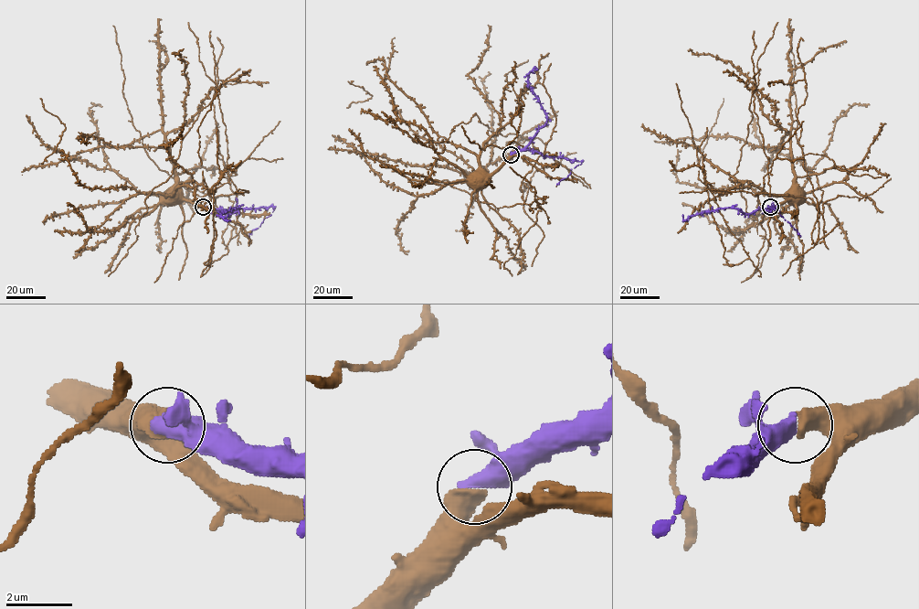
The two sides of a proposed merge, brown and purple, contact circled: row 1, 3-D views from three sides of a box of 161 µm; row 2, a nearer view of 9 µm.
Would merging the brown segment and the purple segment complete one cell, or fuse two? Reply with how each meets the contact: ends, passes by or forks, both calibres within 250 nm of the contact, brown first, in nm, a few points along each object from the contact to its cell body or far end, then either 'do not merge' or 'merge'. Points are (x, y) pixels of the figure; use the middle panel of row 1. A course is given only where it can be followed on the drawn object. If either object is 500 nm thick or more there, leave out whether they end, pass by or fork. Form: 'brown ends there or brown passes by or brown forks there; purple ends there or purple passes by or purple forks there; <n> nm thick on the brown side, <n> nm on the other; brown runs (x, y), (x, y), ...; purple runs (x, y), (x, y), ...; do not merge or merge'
600 nm thick on the brown side, 600 nm on the other; brown runs (511, 154), (491, 174), (479, 177); purple runs (511, 154), (533, 150), (582, 161), (556, 185); merge

